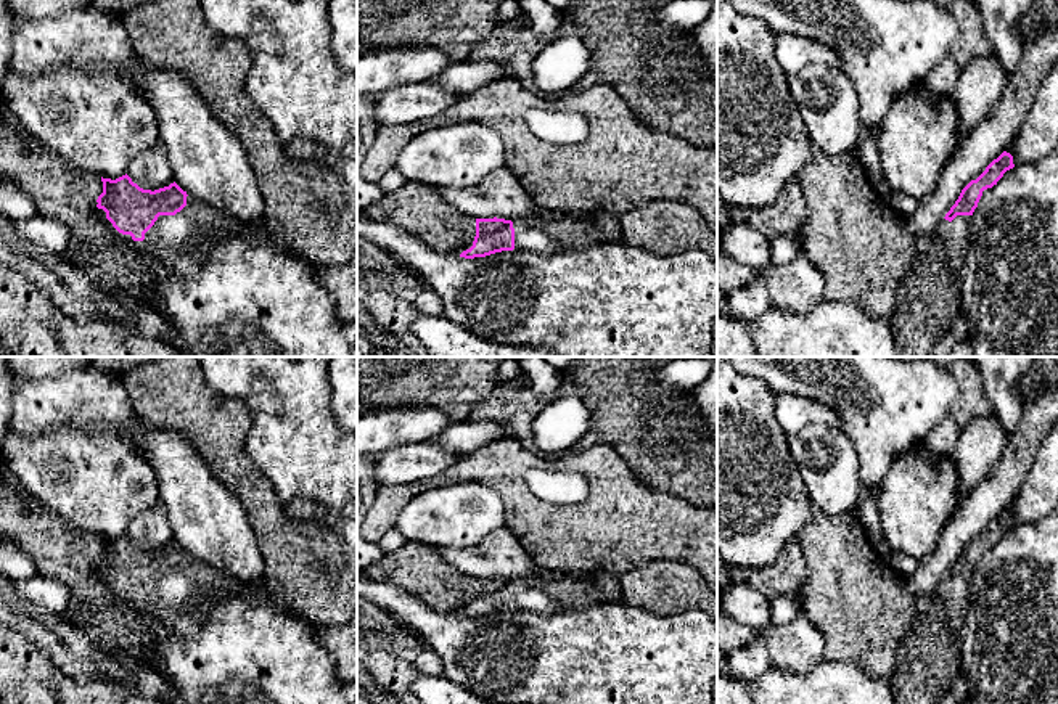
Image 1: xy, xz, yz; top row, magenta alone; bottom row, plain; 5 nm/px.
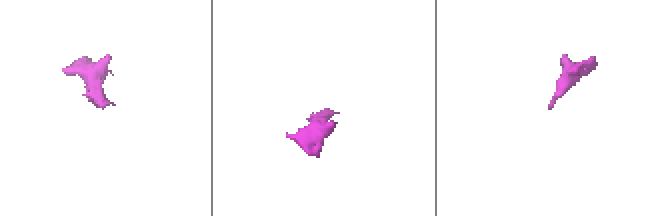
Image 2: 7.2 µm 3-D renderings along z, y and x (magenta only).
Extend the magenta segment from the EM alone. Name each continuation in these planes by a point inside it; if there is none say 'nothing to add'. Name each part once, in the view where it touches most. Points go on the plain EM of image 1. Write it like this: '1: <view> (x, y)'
1: xy (171, 595)

